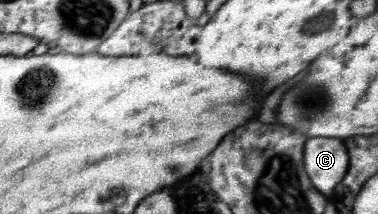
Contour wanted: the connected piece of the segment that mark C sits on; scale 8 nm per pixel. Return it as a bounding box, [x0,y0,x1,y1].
[304,136,349,195]

